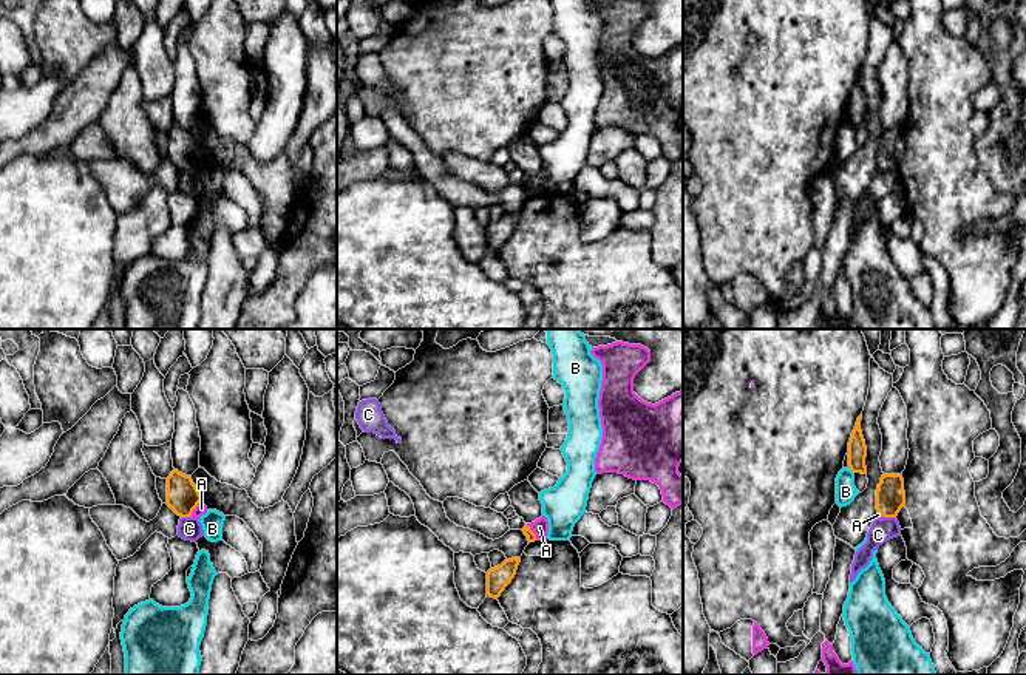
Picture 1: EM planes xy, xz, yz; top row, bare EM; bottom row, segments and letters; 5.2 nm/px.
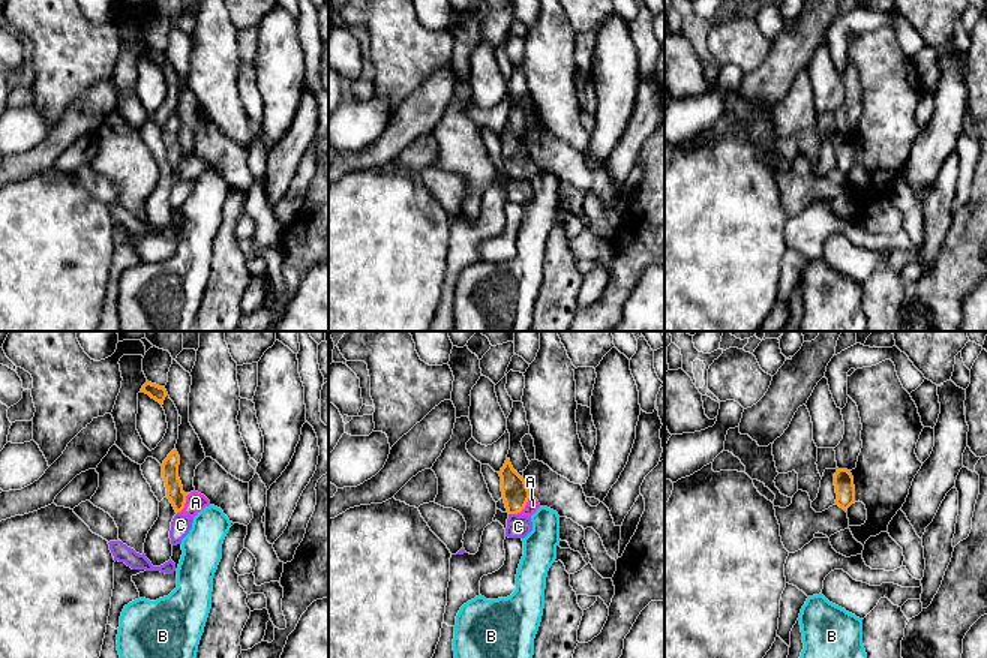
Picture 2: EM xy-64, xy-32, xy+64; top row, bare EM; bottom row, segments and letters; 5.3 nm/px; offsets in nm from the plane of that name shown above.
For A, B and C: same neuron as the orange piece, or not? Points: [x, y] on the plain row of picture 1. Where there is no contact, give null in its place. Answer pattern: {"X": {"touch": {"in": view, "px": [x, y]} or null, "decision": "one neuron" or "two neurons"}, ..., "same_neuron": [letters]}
{"A": {"touch": {"in": "xy", "px": [193, 162]}, "decision": "one neuron"}, "B": {"touch": {"in": "yz", "px": [852, 124]}, "decision": "two neurons"}, "C": {"touch": {"in": "yz", "px": [890, 170]}, "decision": "two neurons"}, "same_neuron": ["A"]}

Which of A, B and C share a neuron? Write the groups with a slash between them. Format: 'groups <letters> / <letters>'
groups A / B / C

